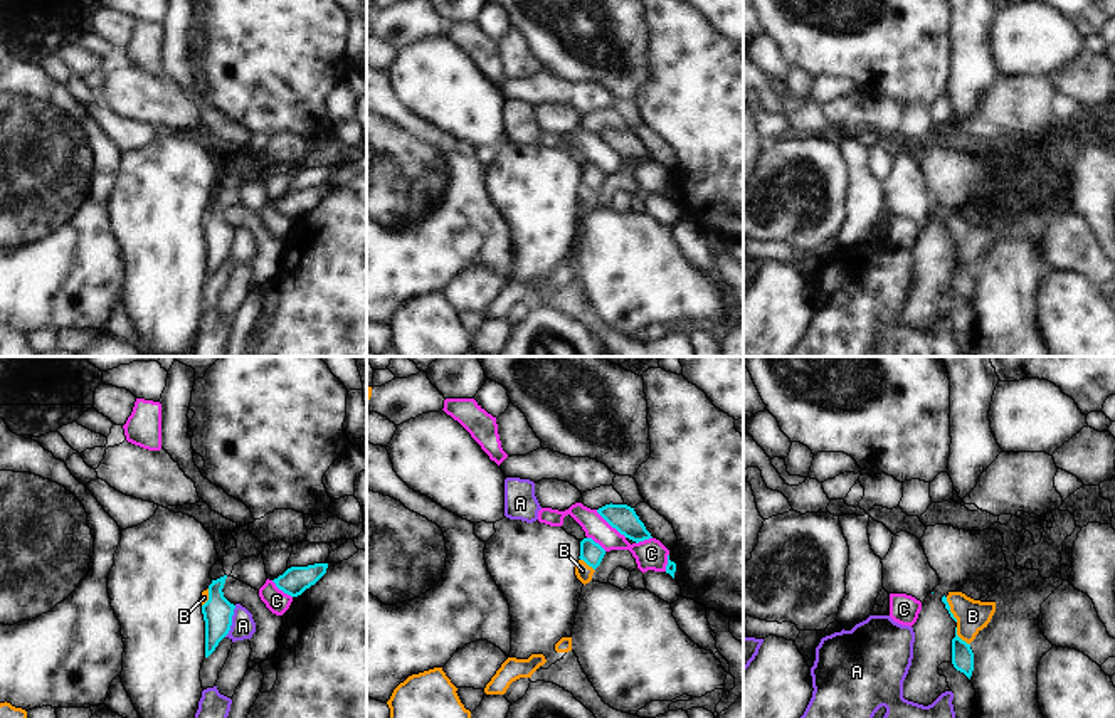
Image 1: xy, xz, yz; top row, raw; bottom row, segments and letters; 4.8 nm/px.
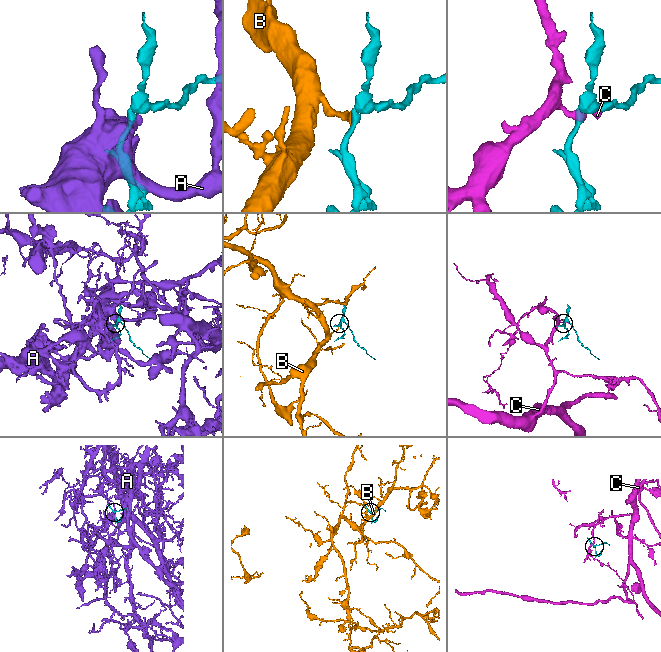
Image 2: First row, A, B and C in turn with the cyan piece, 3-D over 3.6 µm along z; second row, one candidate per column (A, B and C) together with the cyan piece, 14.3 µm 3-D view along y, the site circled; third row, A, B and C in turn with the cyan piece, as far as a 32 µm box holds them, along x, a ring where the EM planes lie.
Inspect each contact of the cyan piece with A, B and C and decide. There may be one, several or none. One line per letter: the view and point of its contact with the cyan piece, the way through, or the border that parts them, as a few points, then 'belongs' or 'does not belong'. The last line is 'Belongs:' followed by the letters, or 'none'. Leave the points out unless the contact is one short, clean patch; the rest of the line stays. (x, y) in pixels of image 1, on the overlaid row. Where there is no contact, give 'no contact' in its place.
A: contact xy (231, 621); border xy (236, 606), (231, 616), (231, 629), (224, 636); does not belong
B: contact yz (959, 638); border yz (956, 628), (956, 633), (969, 644); does not belong
C: contact xz (611, 525); border xz (596, 510), (626, 537); does not belong
Belongs: none

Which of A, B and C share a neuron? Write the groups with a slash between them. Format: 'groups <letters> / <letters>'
groups A / B / C

